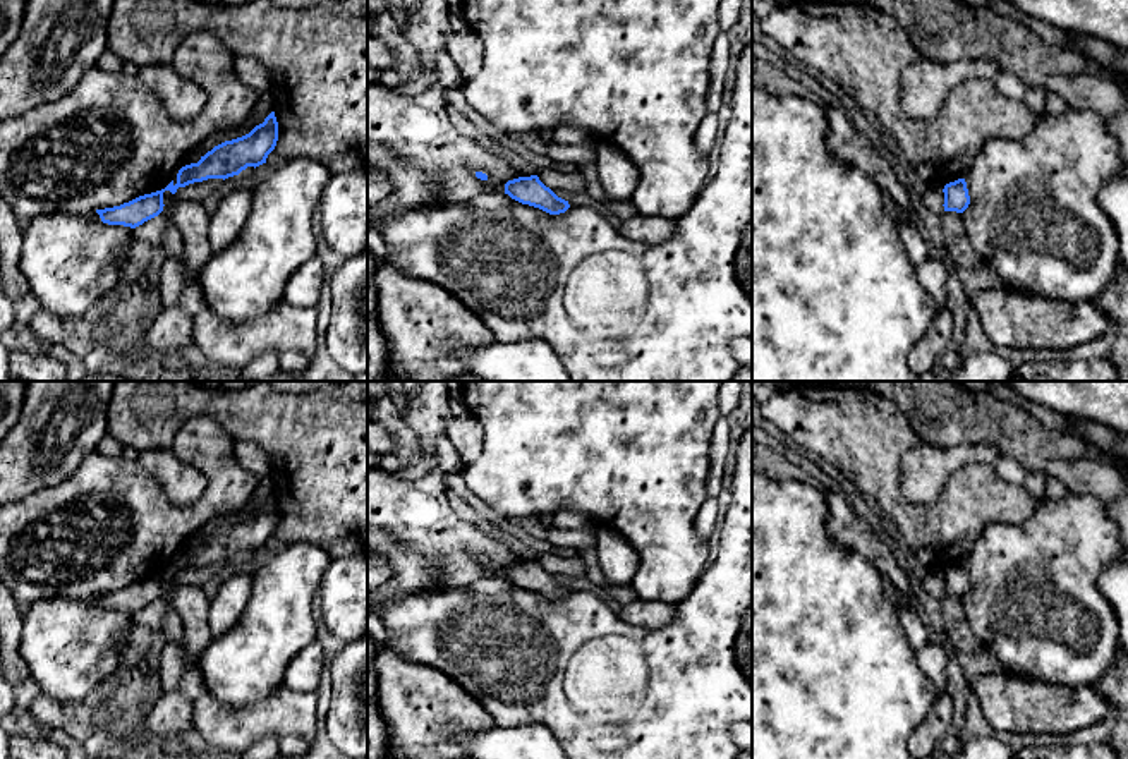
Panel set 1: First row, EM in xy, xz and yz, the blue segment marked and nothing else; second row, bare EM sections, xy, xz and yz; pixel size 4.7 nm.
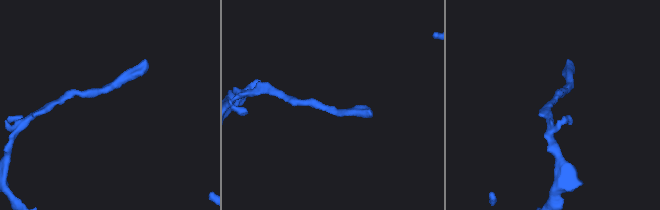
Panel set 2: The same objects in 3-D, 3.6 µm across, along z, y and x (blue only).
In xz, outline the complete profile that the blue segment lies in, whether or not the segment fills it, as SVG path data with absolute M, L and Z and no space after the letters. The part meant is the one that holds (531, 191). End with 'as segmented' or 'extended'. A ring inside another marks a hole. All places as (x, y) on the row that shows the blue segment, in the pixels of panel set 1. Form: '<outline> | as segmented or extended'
M537 175L519 177L505 184L505 194L512 199L539 208L549 215L565 213L570 204L546 187Z | as segmented

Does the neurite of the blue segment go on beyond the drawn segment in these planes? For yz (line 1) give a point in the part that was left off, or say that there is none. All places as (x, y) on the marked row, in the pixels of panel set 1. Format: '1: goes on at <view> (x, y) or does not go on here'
1: does not go on here

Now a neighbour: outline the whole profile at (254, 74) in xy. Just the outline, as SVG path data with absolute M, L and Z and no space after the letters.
M233 55L232 58L233 70L237 77L259 94L270 93L271 88L271 72L258 58Z

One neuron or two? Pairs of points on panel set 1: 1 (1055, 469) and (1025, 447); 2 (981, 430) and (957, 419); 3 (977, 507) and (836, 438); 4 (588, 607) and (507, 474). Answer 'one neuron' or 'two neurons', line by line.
1: two neurons
2: one neuron
3: one neuron
4: two neurons

